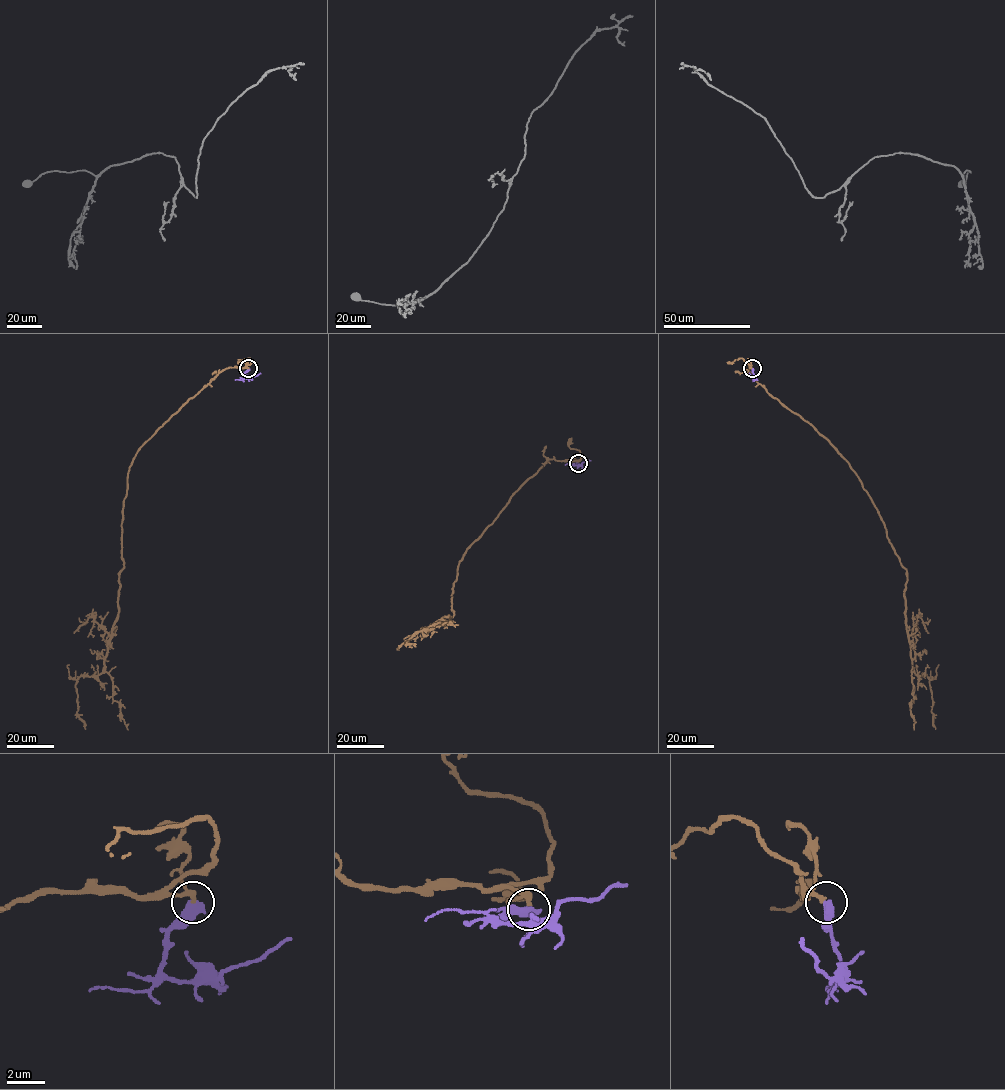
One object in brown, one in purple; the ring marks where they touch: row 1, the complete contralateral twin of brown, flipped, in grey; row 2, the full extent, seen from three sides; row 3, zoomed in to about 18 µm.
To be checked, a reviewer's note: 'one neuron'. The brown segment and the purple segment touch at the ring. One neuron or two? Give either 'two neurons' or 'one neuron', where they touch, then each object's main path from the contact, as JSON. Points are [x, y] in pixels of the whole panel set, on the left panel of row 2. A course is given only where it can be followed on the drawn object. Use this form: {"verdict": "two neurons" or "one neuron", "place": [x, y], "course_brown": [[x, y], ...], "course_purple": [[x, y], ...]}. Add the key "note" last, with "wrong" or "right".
{"verdict": "one neuron", "place": [248, 368], "course_brown": [[248, 368], [223, 369], [130, 465], [118, 618], [104, 670], [75, 685], [85, 729]], "course_purple": [[248, 368], [246, 378], [260, 373]], "note": "right"}

